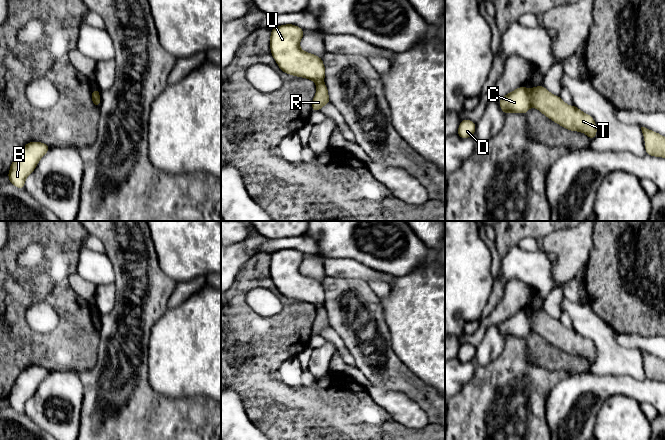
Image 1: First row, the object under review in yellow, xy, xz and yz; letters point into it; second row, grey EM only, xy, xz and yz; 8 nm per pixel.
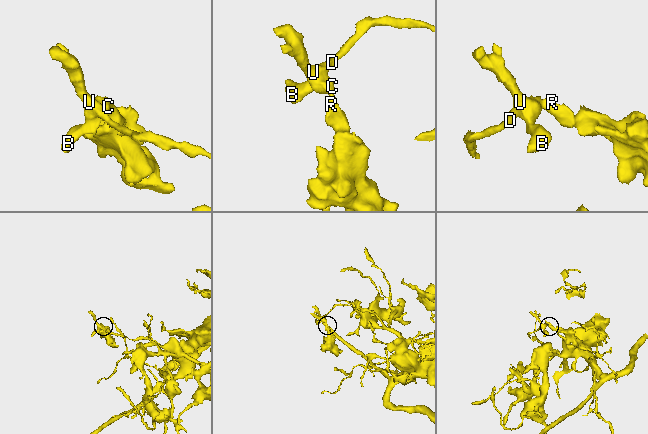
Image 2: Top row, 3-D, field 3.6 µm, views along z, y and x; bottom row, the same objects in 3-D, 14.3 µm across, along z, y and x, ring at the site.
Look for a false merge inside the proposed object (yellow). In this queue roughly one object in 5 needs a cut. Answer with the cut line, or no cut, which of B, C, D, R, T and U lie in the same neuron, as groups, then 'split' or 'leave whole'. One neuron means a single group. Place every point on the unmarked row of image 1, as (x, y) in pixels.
yz (529, 313), (531, 329) | B C D U / R T | split

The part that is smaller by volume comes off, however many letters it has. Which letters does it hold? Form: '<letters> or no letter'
R, T

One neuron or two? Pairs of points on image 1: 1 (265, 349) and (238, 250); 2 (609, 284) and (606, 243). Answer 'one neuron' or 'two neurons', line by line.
1: two neurons
2: one neuron

